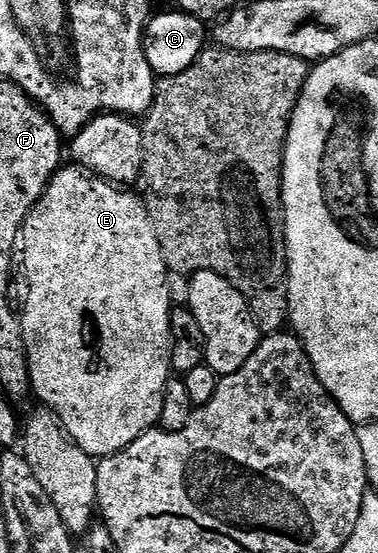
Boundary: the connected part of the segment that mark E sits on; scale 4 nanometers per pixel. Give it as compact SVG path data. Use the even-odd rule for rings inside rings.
M64 165L53 175L52 180L48 182L48 187L44 191L44 196L36 202L34 209L26 217L24 222L24 230L22 232L22 251L24 247L24 275L28 278L28 296L24 299L24 311L20 315L20 327L24 331L24 348L28 351L28 368L30 369L30 377L32 378L32 395L40 398L40 403L45 408L53 411L62 421L62 425L69 431L70 437L76 442L81 449L88 455L93 457L103 457L105 455L113 455L122 449L126 449L126 445L130 445L134 441L138 441L138 437L142 437L142 433L153 430L160 422L160 414L162 413L162 393L166 389L172 371L172 342L170 341L170 317L172 316L173 303L170 299L169 290L167 289L168 266L162 257L162 245L158 245L158 237L154 233L154 225L150 221L150 213L146 209L143 199L135 190L125 189L123 186L115 183L109 183L107 179L99 178L76 165Z

